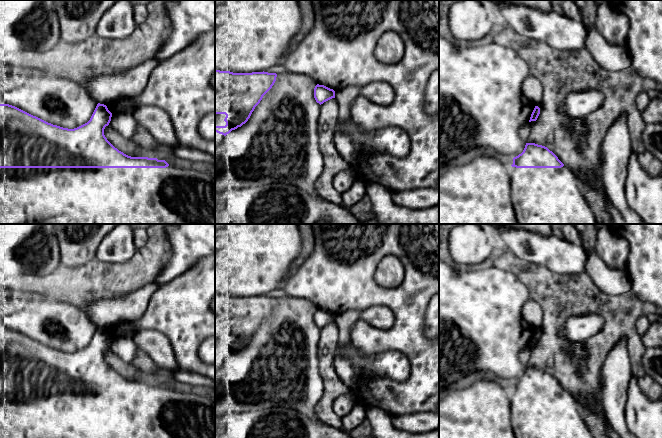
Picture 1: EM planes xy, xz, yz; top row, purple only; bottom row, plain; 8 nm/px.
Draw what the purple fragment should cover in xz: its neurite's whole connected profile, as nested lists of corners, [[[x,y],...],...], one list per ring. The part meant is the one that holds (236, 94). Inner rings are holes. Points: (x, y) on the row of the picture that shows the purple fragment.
[[[215,70],[215,151],[227,134],[248,121],[255,107],[274,85],[276,77],[276,73],[264,71],[233,73]]]

